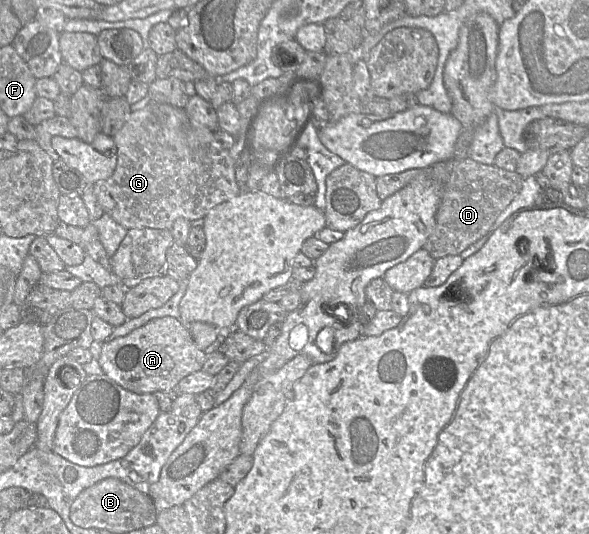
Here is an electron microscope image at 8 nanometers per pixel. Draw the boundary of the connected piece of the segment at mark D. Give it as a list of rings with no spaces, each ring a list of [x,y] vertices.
[[[467,157],[462,160],[437,162],[427,168],[412,168],[376,177],[379,198],[385,200],[424,171],[438,180],[441,186],[441,201],[435,216],[435,228],[422,247],[435,260],[448,255],[459,255],[486,235],[498,216],[518,195],[524,180],[516,171],[481,164]]]

